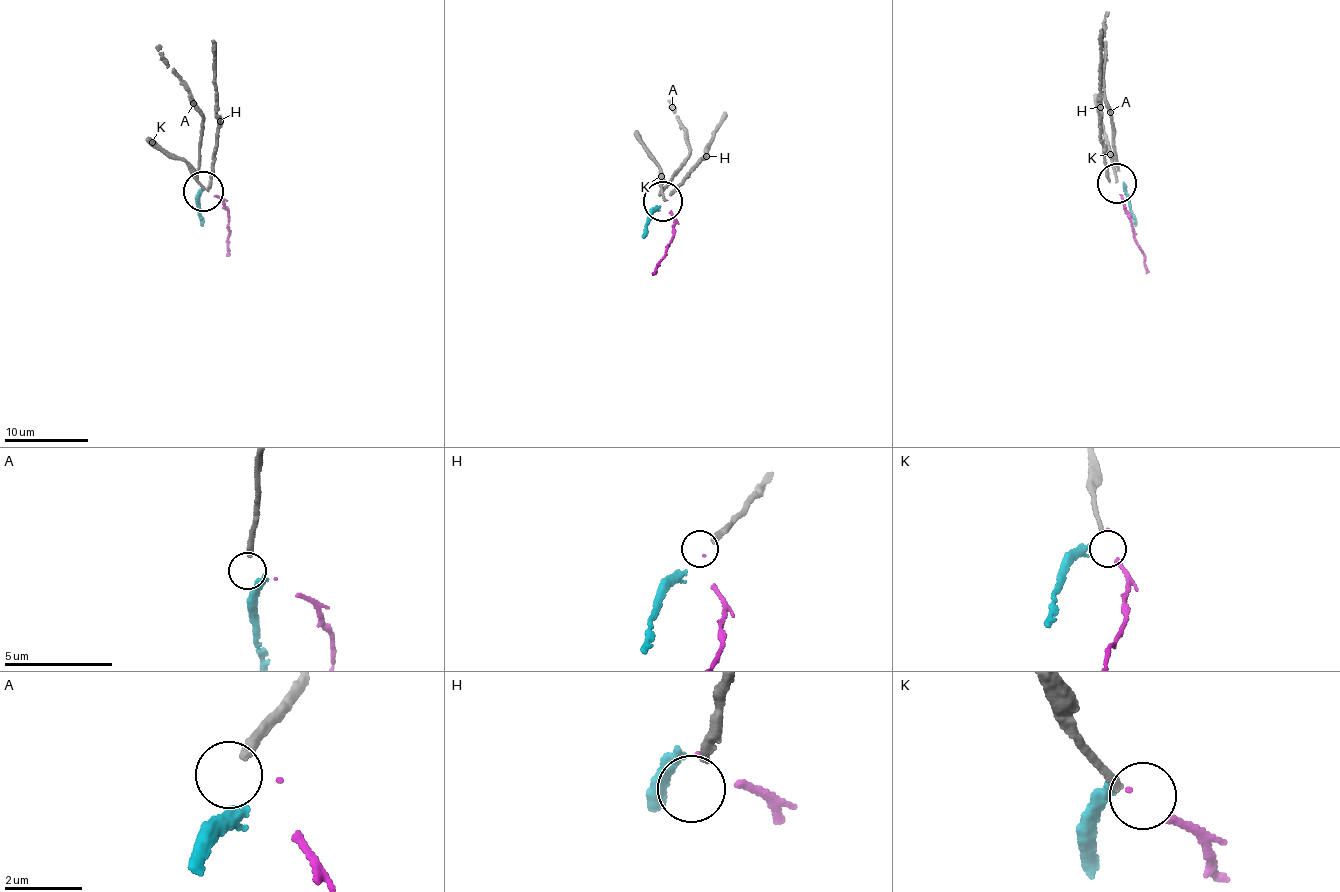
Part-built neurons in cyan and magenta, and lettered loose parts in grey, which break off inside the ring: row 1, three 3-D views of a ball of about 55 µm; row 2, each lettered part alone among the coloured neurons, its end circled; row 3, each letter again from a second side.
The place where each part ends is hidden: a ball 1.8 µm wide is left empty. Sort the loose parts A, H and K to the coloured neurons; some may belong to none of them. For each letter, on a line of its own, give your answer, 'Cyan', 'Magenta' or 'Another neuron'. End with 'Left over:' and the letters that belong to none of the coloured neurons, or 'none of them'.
A: Another neuron
H: Another neuron
K: Another neuron
Left over: A, H, K

